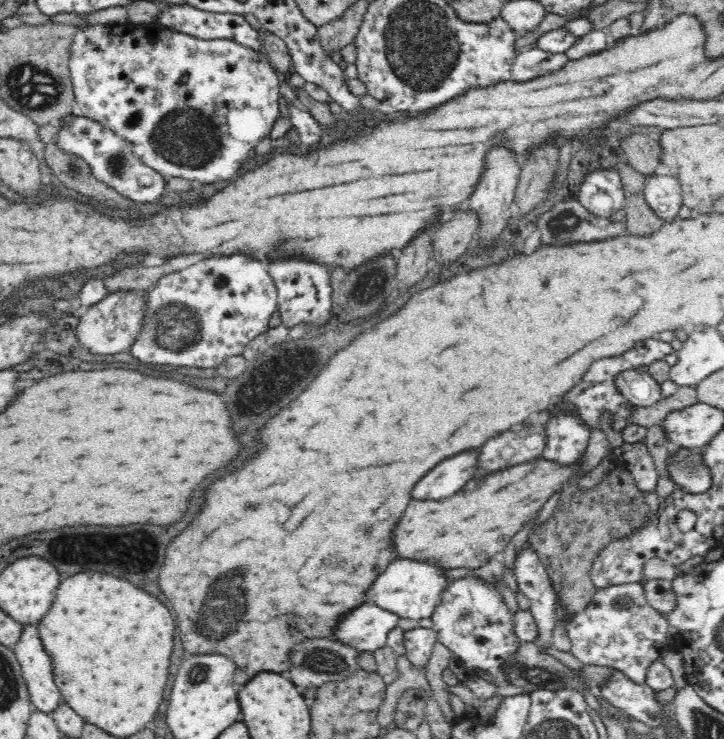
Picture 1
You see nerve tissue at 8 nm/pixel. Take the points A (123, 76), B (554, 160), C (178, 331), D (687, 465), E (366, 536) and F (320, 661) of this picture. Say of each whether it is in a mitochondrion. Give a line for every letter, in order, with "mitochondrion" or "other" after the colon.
A: other
B: other
C: mitochondrion
D: mitochondrion
E: mitochondrion
F: mitochondrion

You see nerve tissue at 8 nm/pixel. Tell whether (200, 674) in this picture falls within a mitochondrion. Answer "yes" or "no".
yes

